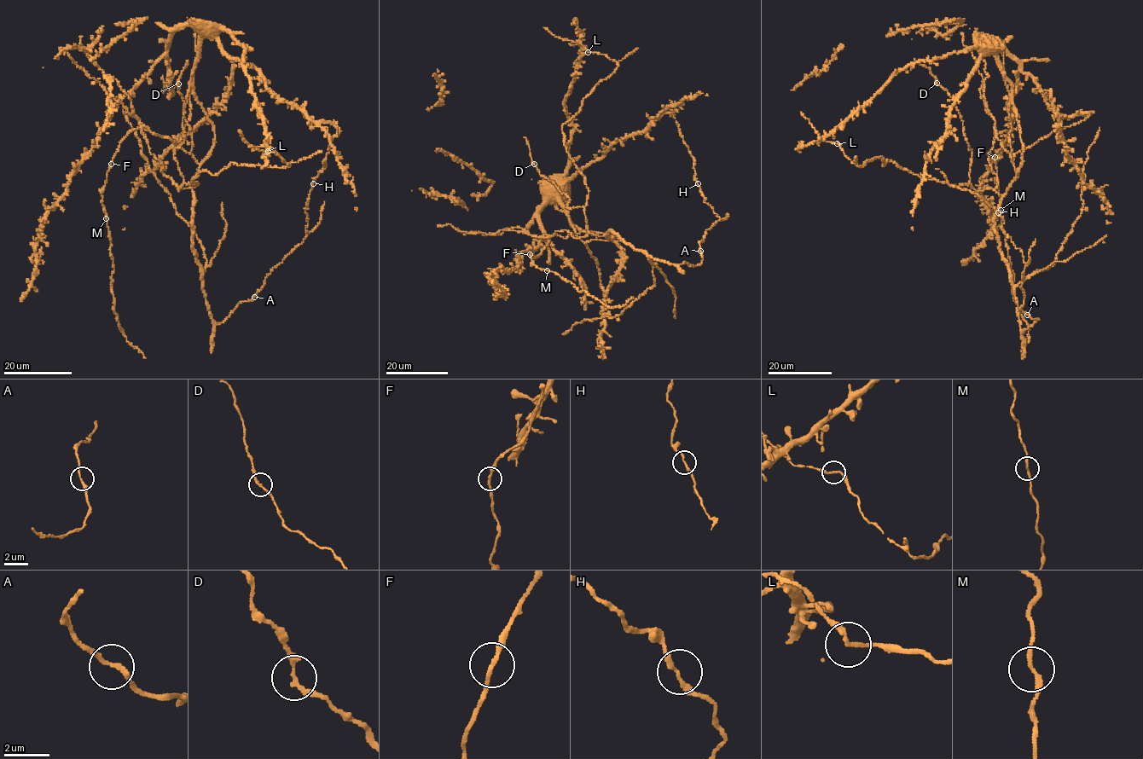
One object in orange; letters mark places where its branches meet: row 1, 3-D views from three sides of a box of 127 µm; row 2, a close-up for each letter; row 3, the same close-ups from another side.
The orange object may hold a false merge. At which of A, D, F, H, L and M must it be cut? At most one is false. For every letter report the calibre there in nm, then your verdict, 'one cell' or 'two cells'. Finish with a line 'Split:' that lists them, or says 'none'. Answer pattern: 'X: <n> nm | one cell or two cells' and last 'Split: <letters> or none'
A: 200 nm | one cell
D: 190 nm | one cell
F: 190 nm | one cell
H: 180 nm | one cell
L: 200 nm | one cell
M: 190 nm | one cell
Split: none

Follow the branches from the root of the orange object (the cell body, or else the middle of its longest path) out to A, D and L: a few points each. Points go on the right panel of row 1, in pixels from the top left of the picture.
A: (1013, 165), (1016, 176), (997, 210), (995, 231), (1010, 274), (1023, 333), (1038, 320), (1027, 315)
D: (1013, 165), (1016, 176), (1004, 195), (972, 187), (971, 150), (963, 122), (953, 98), (937, 84)
L: (1013, 165), (1004, 73), (992, 53), (978, 47), (897, 71), (820, 136), (837, 143)

